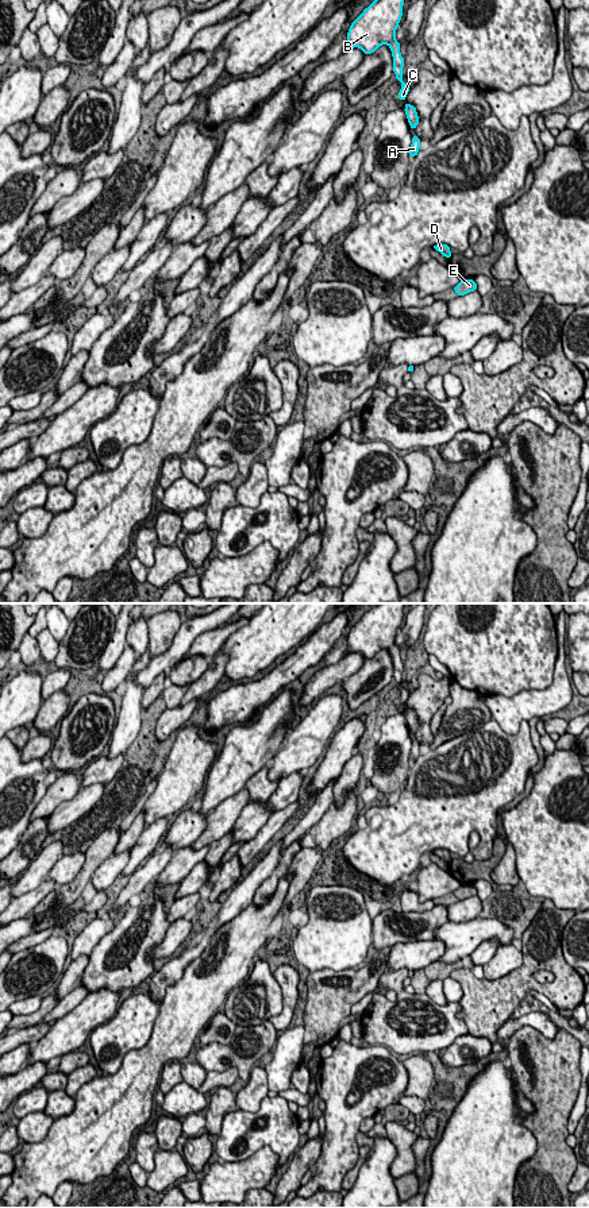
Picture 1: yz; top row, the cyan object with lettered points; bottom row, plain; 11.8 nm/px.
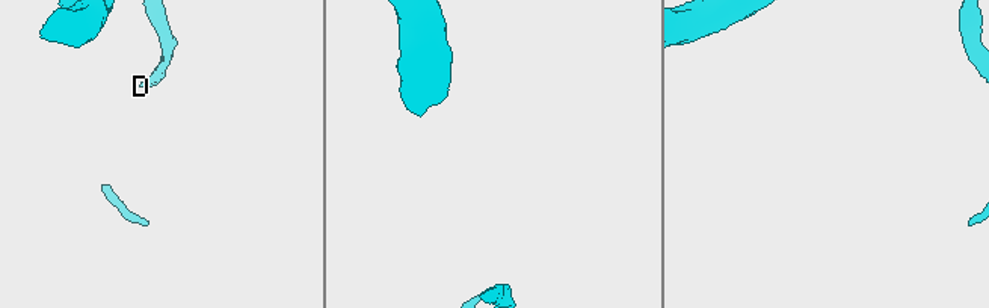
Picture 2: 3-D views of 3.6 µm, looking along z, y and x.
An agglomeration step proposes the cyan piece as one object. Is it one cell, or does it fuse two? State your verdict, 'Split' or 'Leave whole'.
Leave whole

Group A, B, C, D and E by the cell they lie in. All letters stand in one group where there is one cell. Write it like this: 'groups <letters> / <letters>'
groups A B C D E

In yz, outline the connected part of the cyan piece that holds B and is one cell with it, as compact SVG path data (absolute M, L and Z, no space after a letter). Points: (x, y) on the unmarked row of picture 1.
M376 603L351 628L347 637L344 653L361 653L365 660L374 657L381 649L388 649L393 661L393 676L403 690L397 698L405 705L409 691L403 686L404 663L400 657L400 648L396 645L396 634L403 621L405 603Z

